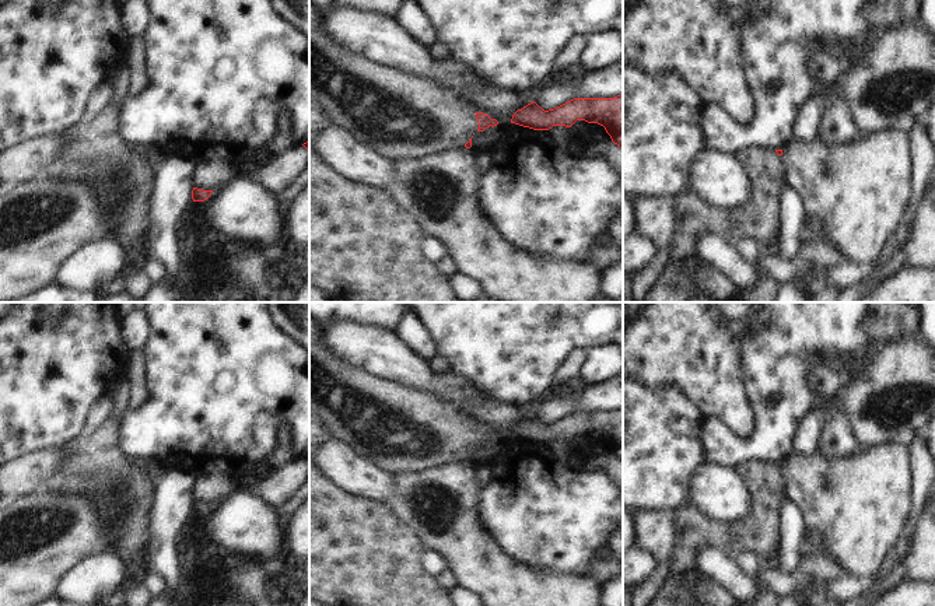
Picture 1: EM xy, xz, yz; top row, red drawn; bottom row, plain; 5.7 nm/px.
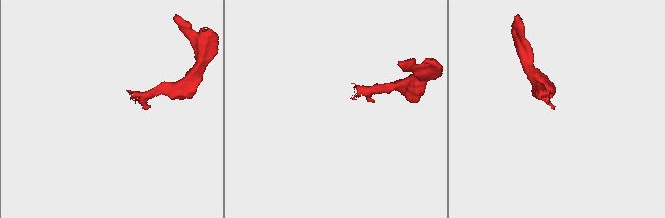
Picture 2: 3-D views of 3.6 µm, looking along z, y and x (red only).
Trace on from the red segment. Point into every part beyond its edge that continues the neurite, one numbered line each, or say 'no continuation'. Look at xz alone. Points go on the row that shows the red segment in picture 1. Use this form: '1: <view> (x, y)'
1: xz (399, 116)

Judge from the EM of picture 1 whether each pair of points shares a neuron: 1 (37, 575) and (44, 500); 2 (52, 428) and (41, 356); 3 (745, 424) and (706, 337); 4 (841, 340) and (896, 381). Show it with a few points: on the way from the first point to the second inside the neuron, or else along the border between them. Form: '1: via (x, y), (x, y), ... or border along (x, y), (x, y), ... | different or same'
1: via (42, 556), (70, 526), (63, 519) | same
2: via (41, 410), (39, 374) | same
3: via (729, 403), (715, 386), (706, 367), (706, 358) | same
4: border along (874, 358), (848, 384) | different

